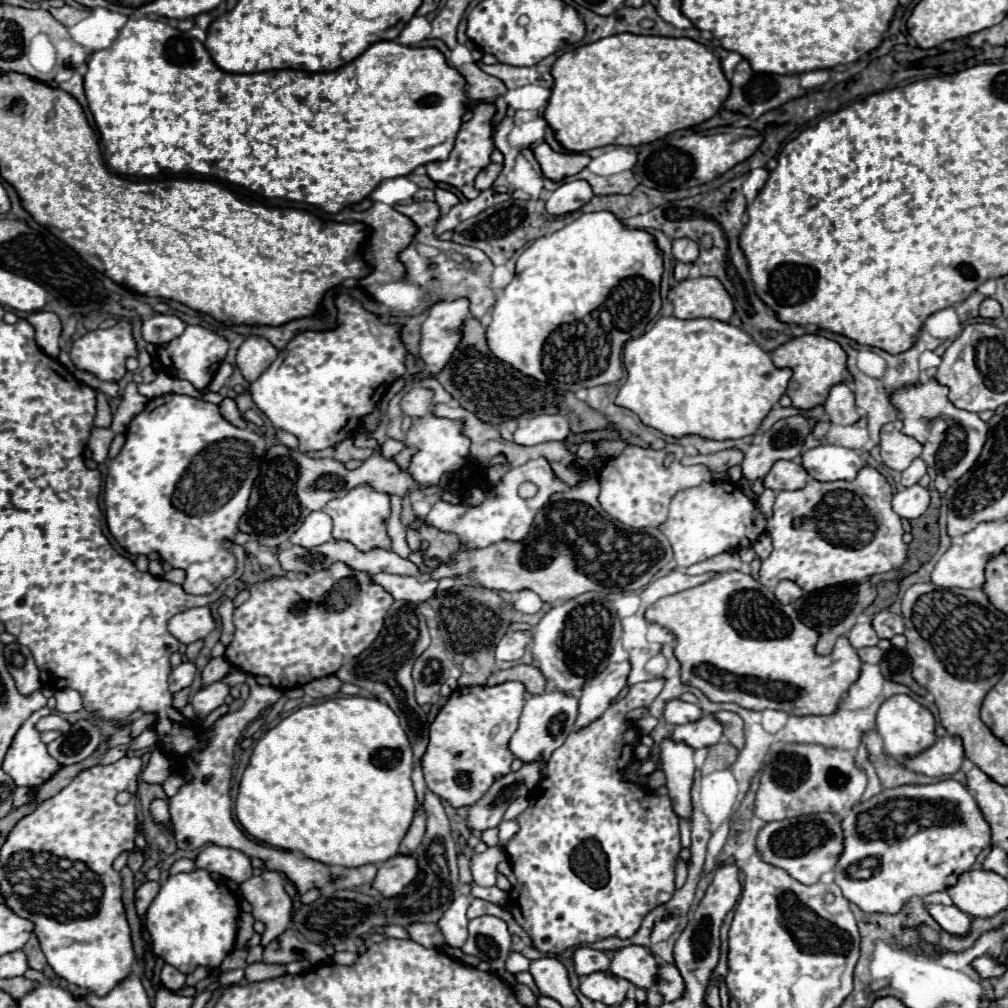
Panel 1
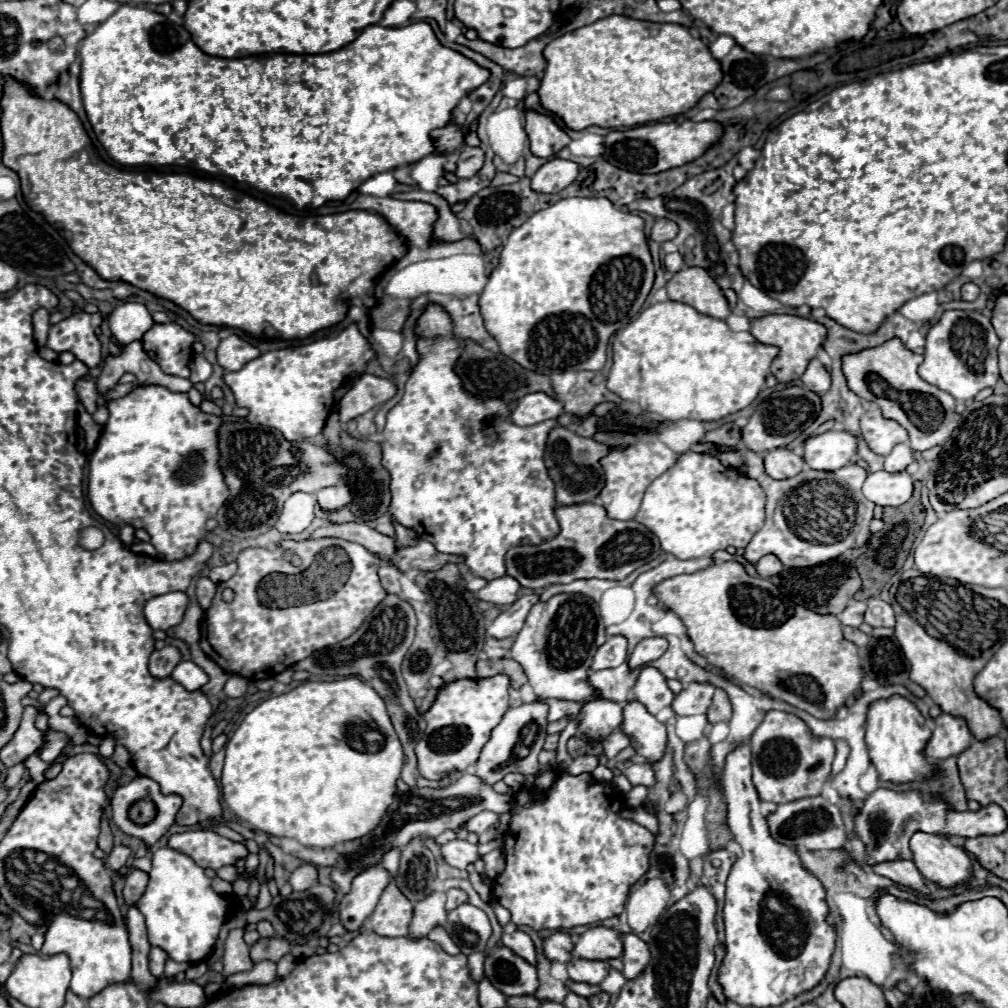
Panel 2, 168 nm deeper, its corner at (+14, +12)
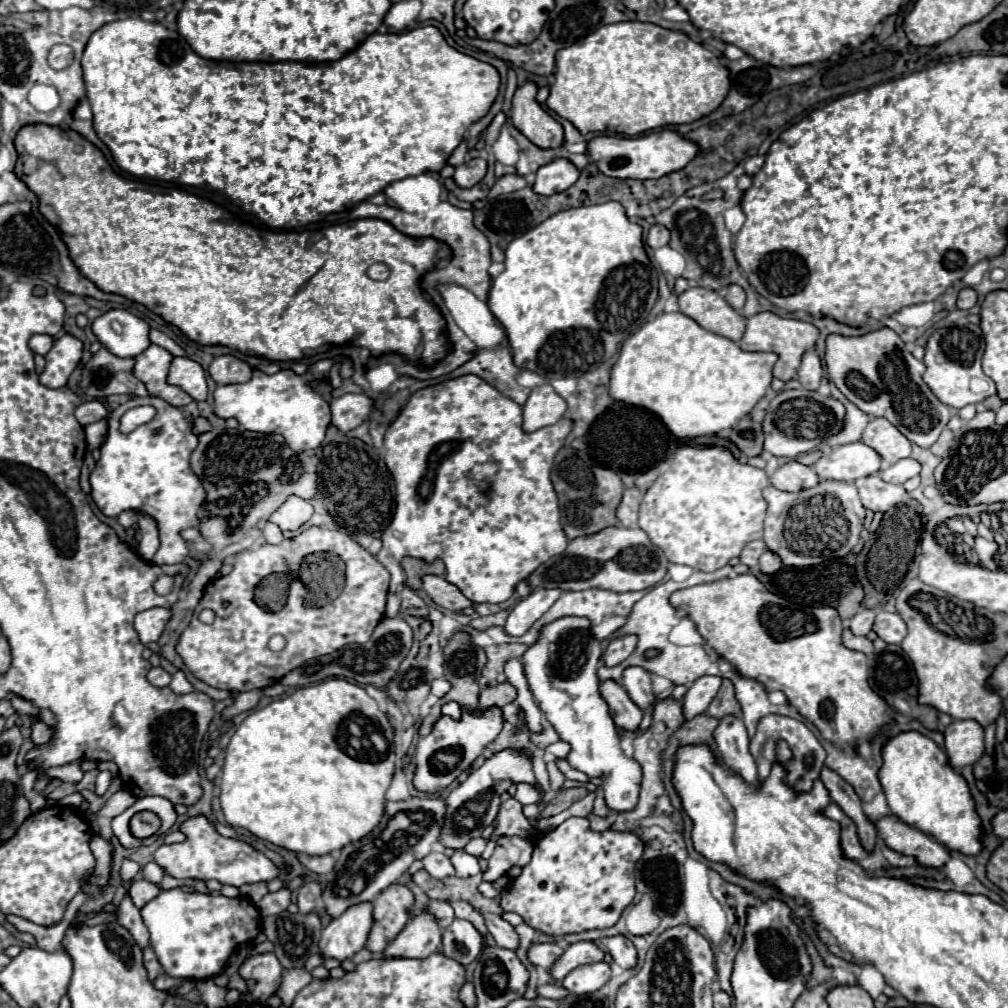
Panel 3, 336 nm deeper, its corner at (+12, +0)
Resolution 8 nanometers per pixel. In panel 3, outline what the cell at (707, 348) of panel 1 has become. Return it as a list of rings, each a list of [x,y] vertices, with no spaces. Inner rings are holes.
[[[682,312],[660,314],[654,320],[646,322],[636,334],[632,334],[622,344],[620,356],[612,366],[610,396],[618,402],[646,408],[658,414],[668,426],[668,430],[680,440],[712,436],[724,428],[732,428],[738,420],[752,412],[752,408],[766,394],[772,382],[772,368],[776,360],[778,356],[774,356],[774,352],[742,350],[734,340],[704,330]]]

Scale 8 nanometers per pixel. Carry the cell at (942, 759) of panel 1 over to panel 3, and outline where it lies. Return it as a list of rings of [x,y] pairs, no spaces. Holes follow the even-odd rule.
[[[954,720],[944,730],[944,750],[956,770],[974,764],[984,754],[984,728],[974,720]]]

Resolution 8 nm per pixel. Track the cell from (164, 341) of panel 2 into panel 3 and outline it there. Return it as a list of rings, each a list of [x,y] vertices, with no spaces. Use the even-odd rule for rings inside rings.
[[[150,344],[142,354],[136,356],[134,374],[146,384],[150,396],[158,396],[172,406],[182,408],[192,402],[192,396],[188,392],[182,392],[182,388],[174,388],[172,384],[168,384],[166,376],[170,370],[170,360],[174,360],[174,356],[166,348]]]

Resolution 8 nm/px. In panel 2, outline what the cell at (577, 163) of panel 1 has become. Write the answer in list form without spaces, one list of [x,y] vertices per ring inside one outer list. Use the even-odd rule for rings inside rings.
[[[524,110],[526,134],[530,138],[530,150],[540,158],[556,156],[564,146],[570,144],[570,136],[554,122],[552,116],[536,110]]]

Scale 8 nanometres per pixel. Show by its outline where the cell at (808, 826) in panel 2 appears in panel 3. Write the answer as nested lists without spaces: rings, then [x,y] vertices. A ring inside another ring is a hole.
[[[830,802],[830,808],[826,808],[826,812],[822,812],[824,816],[828,816],[830,820],[838,820],[840,824],[840,846],[842,846],[842,856],[846,856],[848,860],[862,860],[868,856],[868,852],[860,846],[860,840],[856,836],[856,826],[854,822],[834,804]]]

